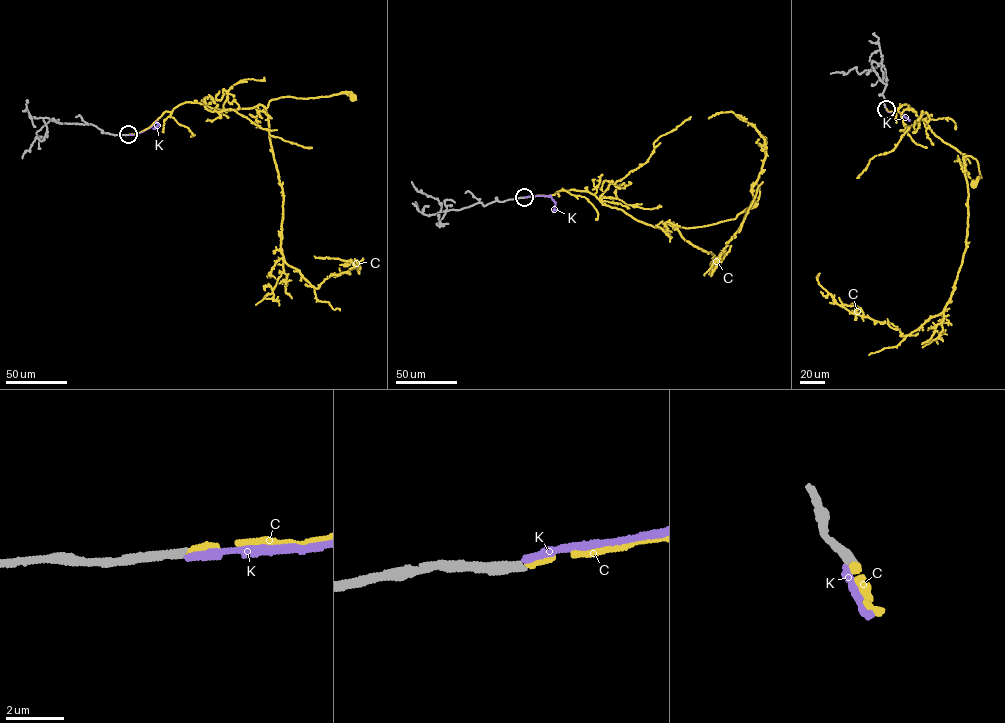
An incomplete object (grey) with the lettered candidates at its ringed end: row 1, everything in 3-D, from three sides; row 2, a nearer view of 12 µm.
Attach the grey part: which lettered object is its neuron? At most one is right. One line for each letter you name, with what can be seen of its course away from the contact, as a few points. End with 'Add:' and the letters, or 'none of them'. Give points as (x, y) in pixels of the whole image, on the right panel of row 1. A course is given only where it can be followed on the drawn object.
C: via (886, 109), (909, 106), (935, 135), (965, 155), (963, 159), (975, 158), (981, 178), (973, 184)
Add: C

